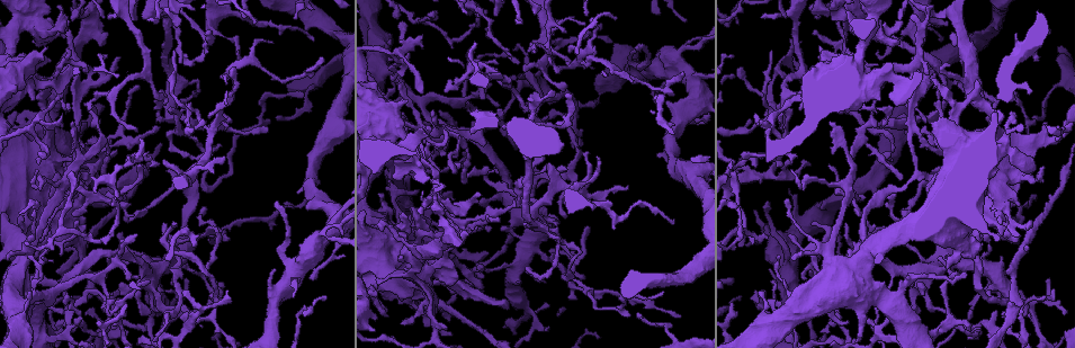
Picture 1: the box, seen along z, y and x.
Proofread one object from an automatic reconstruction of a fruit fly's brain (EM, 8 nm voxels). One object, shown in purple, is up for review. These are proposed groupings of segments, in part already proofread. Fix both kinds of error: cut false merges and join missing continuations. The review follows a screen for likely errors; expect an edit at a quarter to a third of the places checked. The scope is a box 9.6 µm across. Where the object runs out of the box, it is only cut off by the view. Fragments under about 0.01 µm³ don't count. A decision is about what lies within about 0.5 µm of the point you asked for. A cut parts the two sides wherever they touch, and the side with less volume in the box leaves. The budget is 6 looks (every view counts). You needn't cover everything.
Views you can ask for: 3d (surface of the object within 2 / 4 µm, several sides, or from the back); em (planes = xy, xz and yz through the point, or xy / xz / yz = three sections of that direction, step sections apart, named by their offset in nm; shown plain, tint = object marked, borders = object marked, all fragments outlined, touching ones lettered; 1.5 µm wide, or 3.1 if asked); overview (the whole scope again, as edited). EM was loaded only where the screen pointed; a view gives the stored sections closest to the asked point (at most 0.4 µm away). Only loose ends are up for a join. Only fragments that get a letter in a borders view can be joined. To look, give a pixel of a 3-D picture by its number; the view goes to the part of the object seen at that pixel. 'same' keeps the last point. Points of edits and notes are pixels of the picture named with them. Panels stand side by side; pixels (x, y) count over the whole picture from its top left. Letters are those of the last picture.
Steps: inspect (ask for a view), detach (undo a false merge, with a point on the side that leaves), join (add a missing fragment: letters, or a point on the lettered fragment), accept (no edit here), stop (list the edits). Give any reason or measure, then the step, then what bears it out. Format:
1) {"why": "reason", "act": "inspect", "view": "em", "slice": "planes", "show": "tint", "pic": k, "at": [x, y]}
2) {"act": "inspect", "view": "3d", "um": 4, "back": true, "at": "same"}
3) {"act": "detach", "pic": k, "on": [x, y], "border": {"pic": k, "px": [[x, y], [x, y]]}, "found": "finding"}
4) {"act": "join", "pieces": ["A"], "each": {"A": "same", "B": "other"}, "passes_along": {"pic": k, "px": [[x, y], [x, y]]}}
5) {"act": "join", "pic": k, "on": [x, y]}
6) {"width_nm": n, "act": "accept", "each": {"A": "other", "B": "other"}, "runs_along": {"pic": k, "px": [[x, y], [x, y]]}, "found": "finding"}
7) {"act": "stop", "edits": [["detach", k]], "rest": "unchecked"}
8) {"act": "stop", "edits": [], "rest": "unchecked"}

{"why": "four-way junction", "act": "inspect", "view": "3d", "um": 4, "pic": 1, "at": [214, 298]}

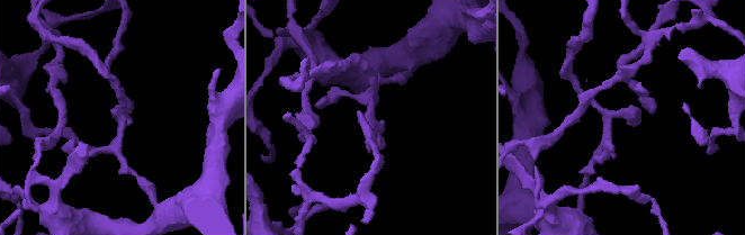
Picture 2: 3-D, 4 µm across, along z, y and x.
{"act": "inspect", "view": "em", "slice": "planes", "show": "borders", "pic": 2, "at": [121, 118]}

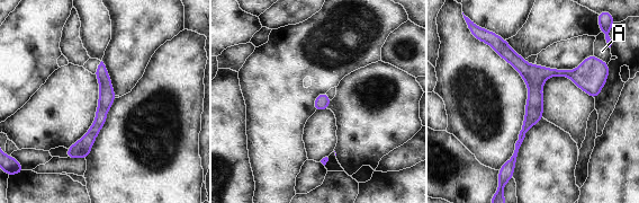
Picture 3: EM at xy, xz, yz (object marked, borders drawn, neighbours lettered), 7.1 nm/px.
{"width_nm": 110, "act": "accept", "each": {"A": "other"}, "border": {"pic": 3, "px": [[593, 54], [608, 63]]}, "found": "continuous, no second cell"}

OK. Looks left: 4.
{"why": "three-way junction", "act": "inspect", "view": "em", "slice": "yz", "step": 4, "show": "tint", "pic": 1, "at": [771, 108]}

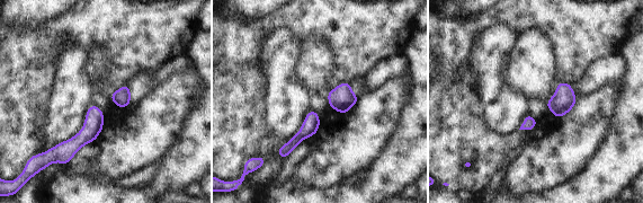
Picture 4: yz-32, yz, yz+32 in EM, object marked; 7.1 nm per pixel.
{"act": "inspect", "view": "em", "slice": "planes", "show": "borders", "at": "same"}

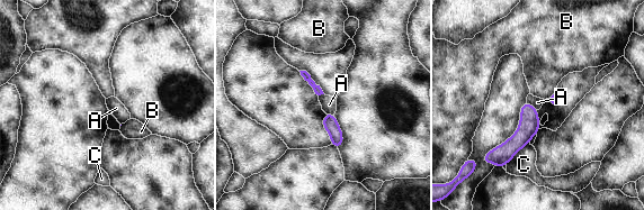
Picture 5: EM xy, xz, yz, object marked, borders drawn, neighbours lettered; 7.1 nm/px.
{"act": "accept", "each": {"A": "other", "B": "other", "C": "other"}, "border": {"pic": 5, "px": [[526, 101], [537, 109]]}, "found": "one cell here"}

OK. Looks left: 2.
{"why": "thin end", "act": "inspect", "view": "em", "slice": "xz", "step": 8, "show": "tint", "pic": 1, "at": [585, 23]}

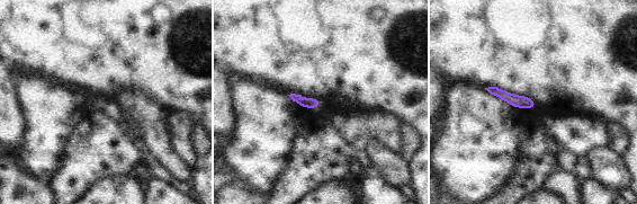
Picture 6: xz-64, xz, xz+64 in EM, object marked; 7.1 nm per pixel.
{"why": "cut it another way", "act": "inspect", "view": "em", "slice": "xy", "step": 8, "show": "borders", "at": "same"}

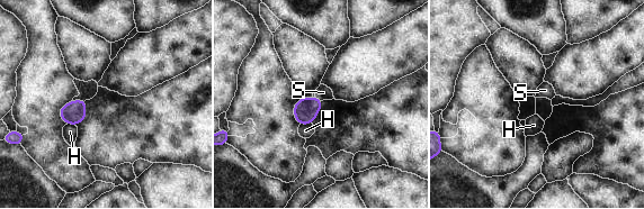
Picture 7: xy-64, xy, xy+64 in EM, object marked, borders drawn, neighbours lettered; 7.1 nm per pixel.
{"act": "join", "pieces": ["S"], "each": {"H": "other", "S": "same"}, "passes_along": {"pic": 7, "px": [[306, 109], [318, 98], [323, 92]]}, "found": "it goes on there"}

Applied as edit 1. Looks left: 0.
{"act": "stop", "edits": [["join", 7]], "rest": "unchecked"}

